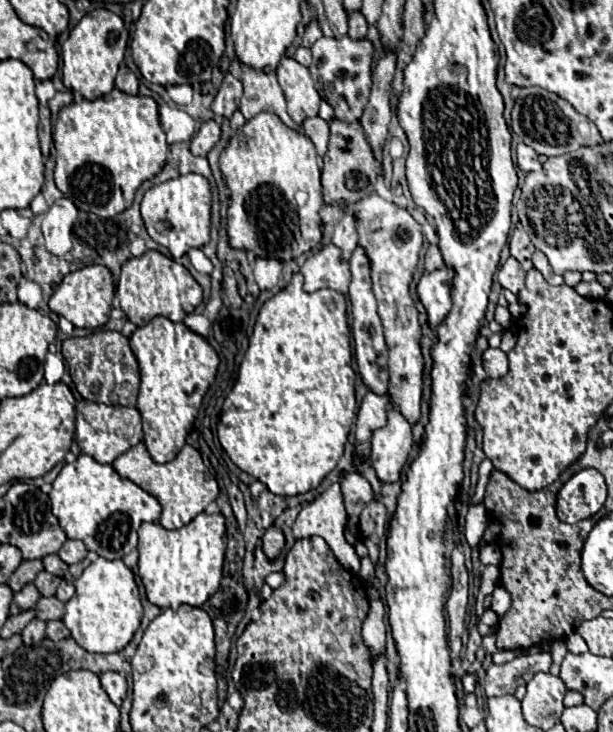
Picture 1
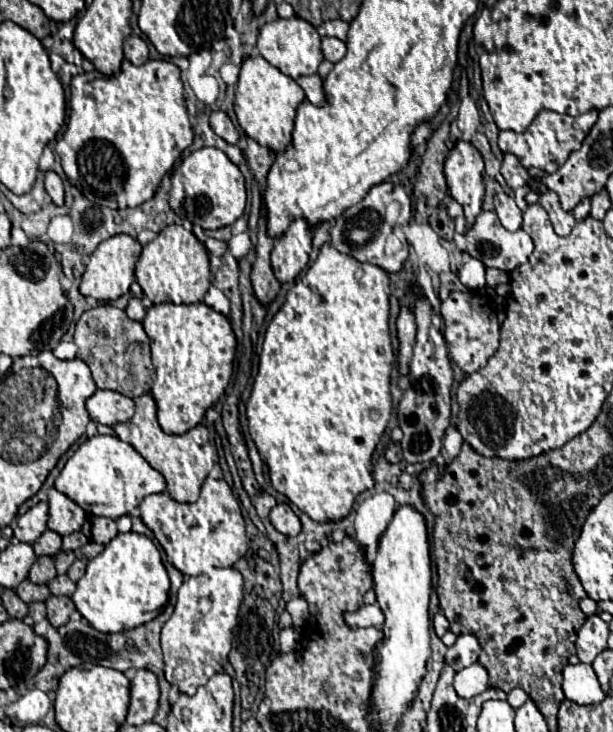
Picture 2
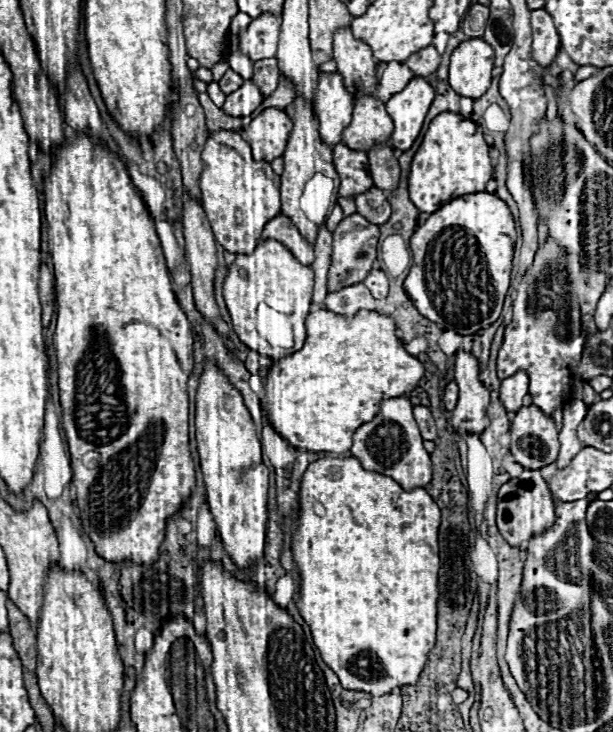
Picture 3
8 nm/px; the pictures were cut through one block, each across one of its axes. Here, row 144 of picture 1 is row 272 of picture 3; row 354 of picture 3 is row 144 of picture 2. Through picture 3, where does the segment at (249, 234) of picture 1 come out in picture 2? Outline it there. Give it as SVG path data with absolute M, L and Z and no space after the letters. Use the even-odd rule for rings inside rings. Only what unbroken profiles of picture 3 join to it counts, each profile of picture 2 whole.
M262 56L246 58L242 62L234 102L238 124L250 138L268 146L272 152L280 152L286 144L290 144L296 108L304 98L304 90L296 84L296 80L282 74L276 66L270 66L270 62Z

